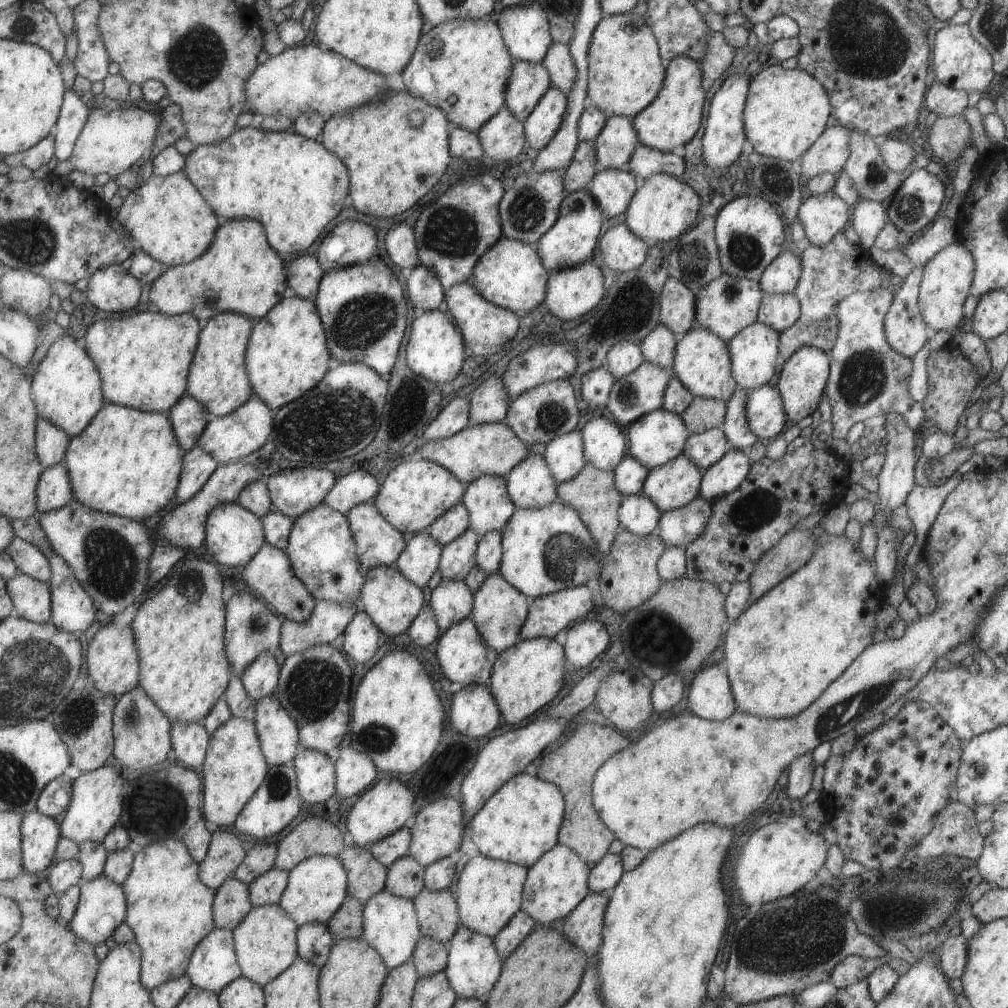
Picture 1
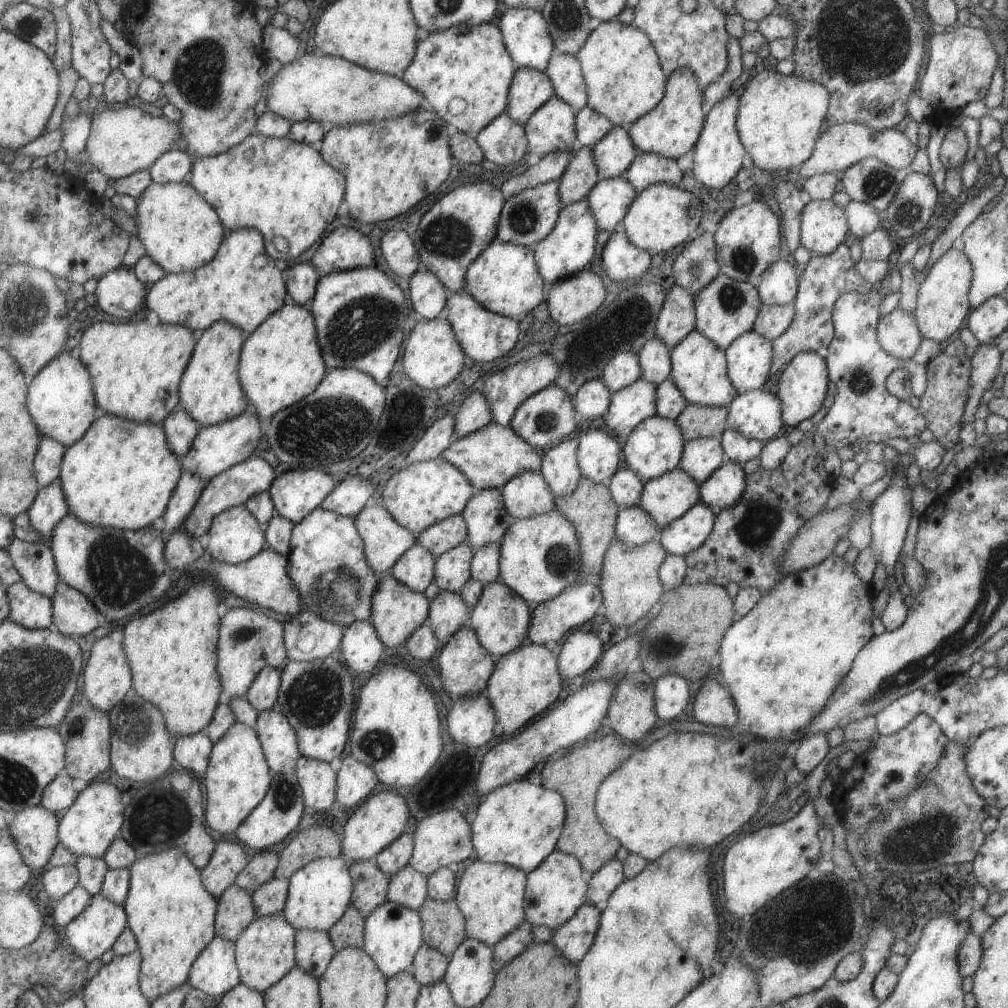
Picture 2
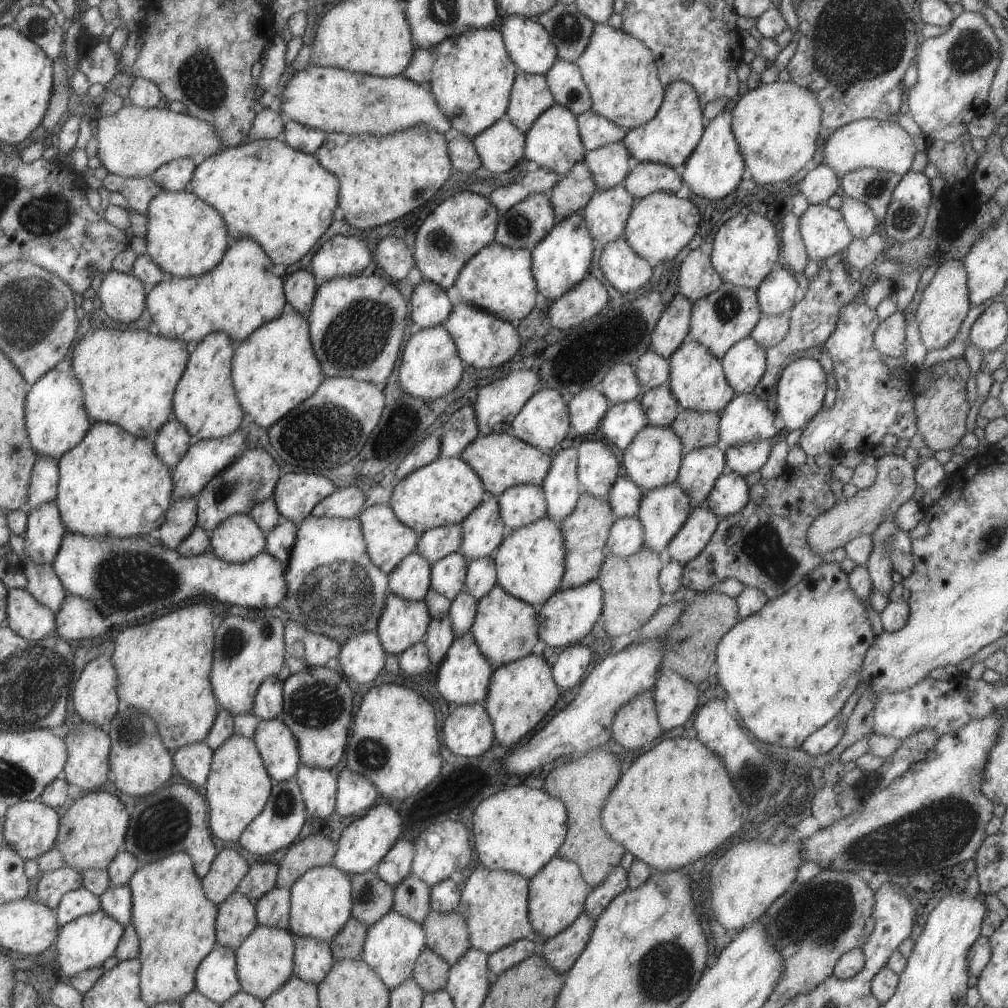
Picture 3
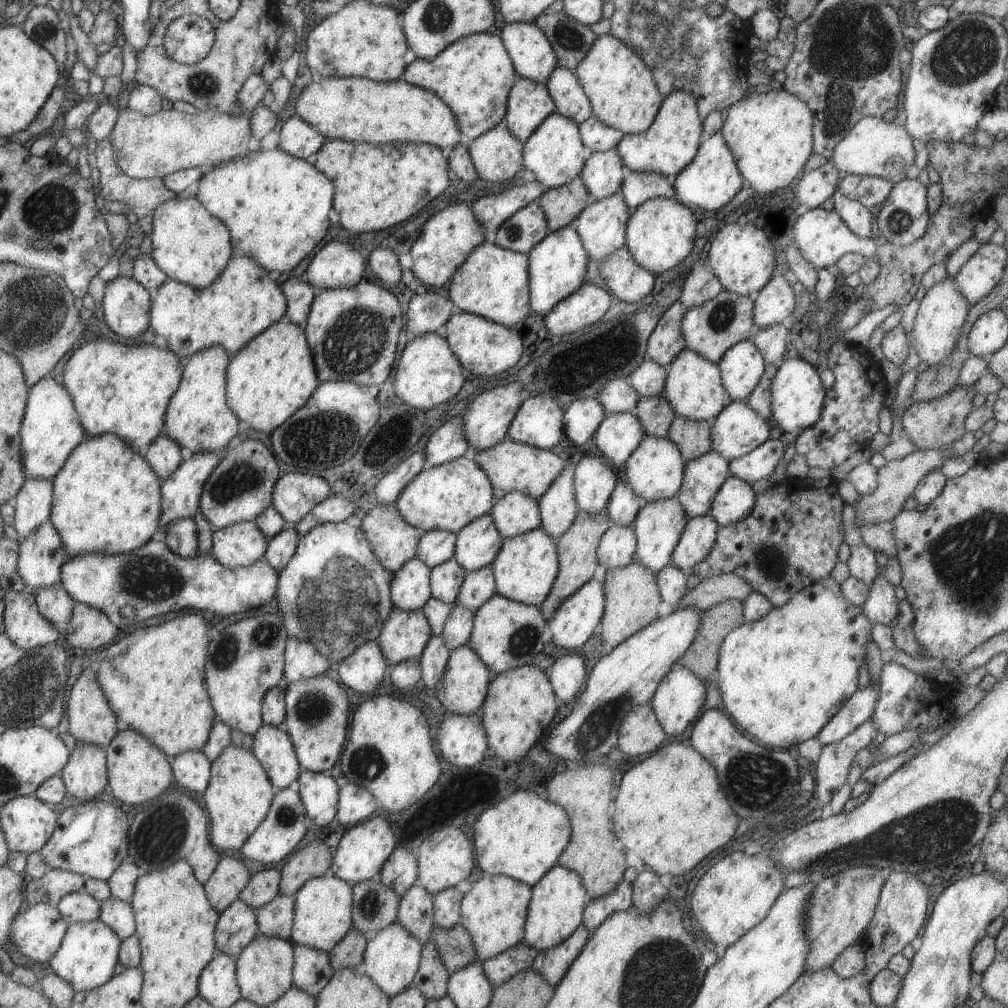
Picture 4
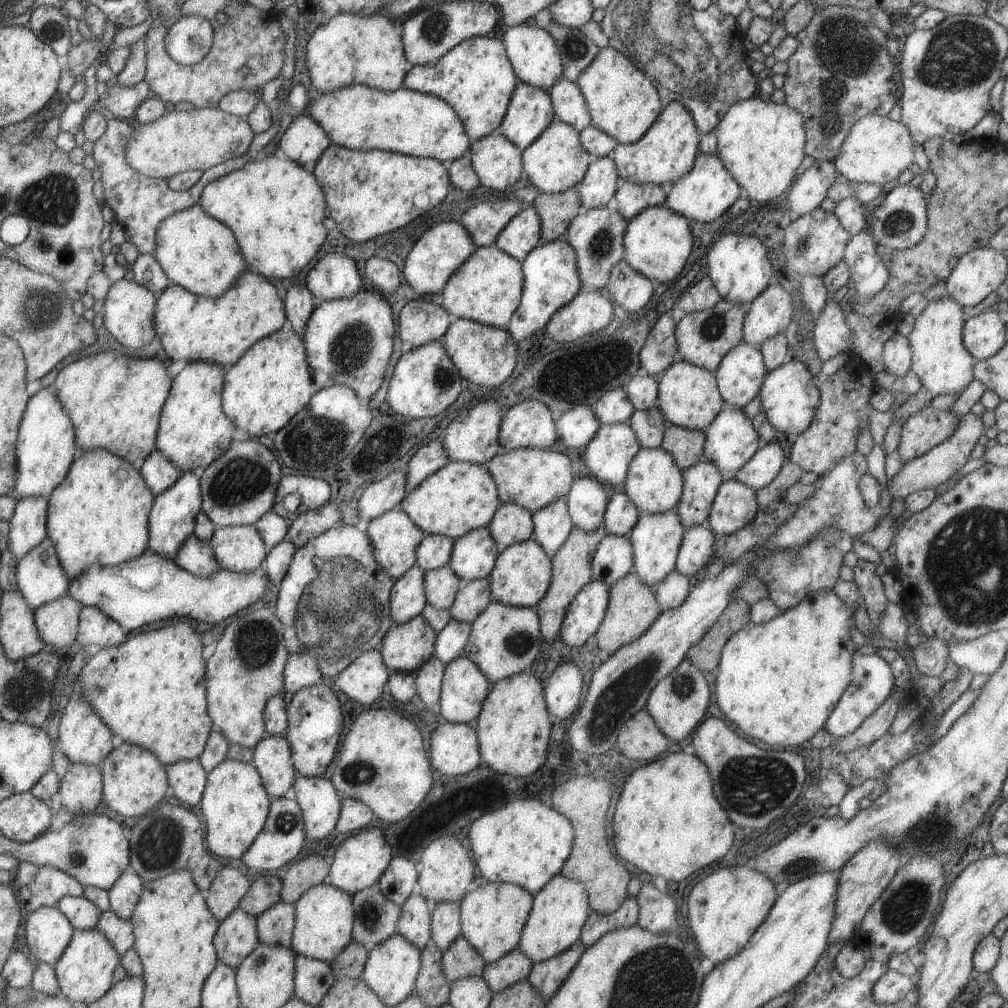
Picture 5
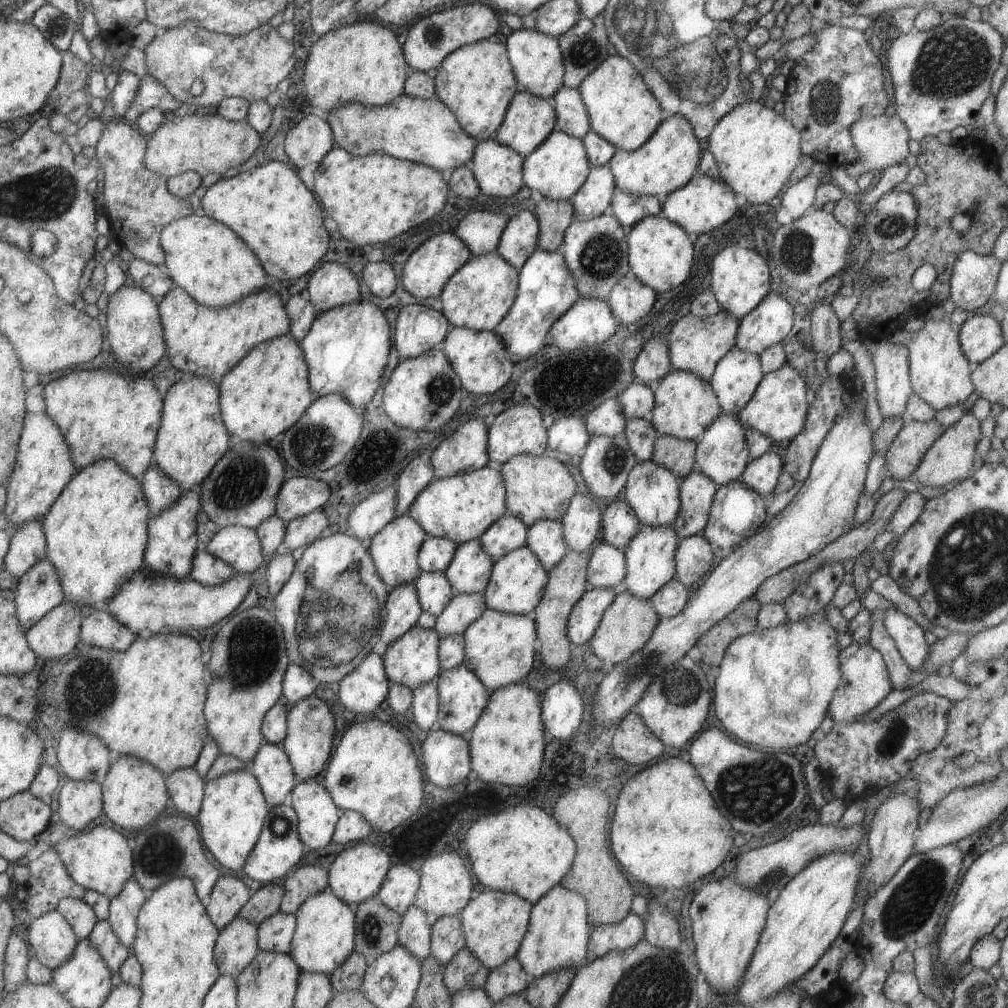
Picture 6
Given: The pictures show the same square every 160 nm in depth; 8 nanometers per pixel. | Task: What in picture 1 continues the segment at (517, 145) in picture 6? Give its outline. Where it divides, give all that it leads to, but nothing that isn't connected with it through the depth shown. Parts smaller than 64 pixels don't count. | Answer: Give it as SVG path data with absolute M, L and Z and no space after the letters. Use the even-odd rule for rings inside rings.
M515 61L506 84L504 106L523 123L551 85L549 73L542 64Z

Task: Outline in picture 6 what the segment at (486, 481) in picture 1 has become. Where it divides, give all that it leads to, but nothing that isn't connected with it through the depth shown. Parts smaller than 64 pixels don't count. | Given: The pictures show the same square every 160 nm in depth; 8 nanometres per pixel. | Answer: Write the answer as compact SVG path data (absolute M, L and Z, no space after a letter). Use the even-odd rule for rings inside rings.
M479 539L458 544L444 575L455 593L483 593L493 566Z

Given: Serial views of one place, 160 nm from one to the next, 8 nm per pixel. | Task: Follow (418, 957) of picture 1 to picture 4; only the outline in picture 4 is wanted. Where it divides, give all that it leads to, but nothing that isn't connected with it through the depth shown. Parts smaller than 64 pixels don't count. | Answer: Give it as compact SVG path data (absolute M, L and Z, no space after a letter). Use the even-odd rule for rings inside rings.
M432 940L422 944L418 969L412 980L421 994L429 999L438 999L446 995L446 984L449 972L439 958L436 946Z

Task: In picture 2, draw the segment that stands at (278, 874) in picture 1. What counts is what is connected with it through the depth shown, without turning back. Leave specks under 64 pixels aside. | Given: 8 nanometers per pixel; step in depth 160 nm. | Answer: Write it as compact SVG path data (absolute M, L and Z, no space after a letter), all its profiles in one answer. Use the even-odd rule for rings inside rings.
M271 877L250 894L256 915L281 913L285 904L288 879Z

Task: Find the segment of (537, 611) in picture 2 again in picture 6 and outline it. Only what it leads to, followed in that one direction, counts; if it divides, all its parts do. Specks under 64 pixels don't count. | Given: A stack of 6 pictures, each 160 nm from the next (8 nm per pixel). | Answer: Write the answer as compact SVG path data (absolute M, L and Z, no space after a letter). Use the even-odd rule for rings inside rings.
M587 587L581 598L572 606L566 622L569 642L573 644L588 642L599 624L603 611L615 598L616 590Z

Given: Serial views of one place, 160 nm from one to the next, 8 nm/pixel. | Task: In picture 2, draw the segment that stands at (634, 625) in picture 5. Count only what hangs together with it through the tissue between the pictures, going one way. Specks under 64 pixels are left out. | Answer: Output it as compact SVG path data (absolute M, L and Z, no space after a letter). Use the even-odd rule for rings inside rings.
M617 539L610 542L602 559L601 580L598 587L602 593L605 620L623 630L652 610L652 606L665 591L658 578L658 569L665 556L667 552L657 540L639 546L629 546Z

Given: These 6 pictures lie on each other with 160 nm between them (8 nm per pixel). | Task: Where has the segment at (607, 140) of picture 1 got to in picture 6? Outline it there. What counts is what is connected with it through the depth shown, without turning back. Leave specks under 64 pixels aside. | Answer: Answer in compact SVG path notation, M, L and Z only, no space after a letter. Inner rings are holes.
M607 163L592 165L577 192L568 198L573 207L575 219L588 221L590 218L601 215L610 204L615 187L616 184Z

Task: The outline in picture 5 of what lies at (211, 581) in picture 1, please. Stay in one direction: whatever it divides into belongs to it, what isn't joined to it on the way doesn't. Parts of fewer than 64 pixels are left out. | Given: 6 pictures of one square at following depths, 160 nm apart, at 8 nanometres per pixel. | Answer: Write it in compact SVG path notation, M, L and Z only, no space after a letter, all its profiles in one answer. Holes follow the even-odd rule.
M174 620L171 626L156 627L148 632L141 632L135 636L128 636L121 644L114 647L103 647L93 656L90 656L81 669L81 674L77 678L74 686L77 692L86 700L87 704L99 715L99 718L110 728L117 741L125 741L154 754L163 764L168 765L178 760L197 759L203 750L207 737L210 733L212 720L205 705L205 669L204 661L201 658L201 646L204 646L203 637L195 632L193 626L185 620Z

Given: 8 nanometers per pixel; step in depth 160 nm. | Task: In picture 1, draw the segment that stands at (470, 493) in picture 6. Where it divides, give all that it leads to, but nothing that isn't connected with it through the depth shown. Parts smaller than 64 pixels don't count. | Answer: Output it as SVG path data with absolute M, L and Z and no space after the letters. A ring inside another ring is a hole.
M416 457L414 461L403 461L393 467L380 485L374 507L381 516L402 535L410 537L414 533L427 530L428 526L448 508L460 500L465 485L459 482L446 468L434 462Z

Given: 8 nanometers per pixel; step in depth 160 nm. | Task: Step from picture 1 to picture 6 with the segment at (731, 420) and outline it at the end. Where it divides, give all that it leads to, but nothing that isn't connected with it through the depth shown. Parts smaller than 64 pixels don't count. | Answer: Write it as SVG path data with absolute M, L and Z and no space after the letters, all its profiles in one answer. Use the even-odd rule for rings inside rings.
M768 450L747 463L739 480L764 499L768 499L783 470L783 465L779 455Z

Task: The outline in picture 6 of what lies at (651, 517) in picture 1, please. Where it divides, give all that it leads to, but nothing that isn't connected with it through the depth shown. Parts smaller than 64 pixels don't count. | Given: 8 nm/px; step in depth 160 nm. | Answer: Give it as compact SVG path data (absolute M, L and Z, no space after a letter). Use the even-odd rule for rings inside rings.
M599 541L591 551L586 566L588 587L620 588L626 575L624 551Z

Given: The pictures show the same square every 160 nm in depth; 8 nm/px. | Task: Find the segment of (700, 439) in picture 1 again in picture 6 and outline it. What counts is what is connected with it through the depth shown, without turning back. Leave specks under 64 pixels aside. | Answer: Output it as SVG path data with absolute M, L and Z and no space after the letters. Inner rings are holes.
M691 471L680 481L680 509L672 524L678 538L701 533L706 525L717 484L701 471Z

